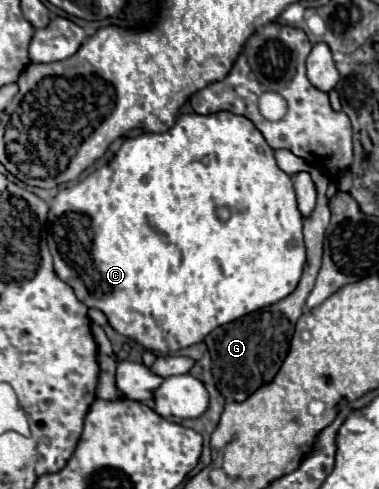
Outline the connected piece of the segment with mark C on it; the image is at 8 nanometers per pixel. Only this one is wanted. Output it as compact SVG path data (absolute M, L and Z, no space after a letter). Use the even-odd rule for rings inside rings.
M231 111L209 115L187 113L181 115L175 125L165 133L145 133L135 139L127 139L107 165L99 167L77 185L65 187L57 193L57 197L51 201L47 219L47 245L53 255L55 273L59 275L59 279L73 287L77 299L87 307L103 311L109 325L117 333L137 341L157 355L175 353L179 349L195 345L203 341L213 329L227 325L247 313L253 313L255 309L263 309L267 305L273 305L275 301L281 301L295 291L307 261L303 241L303 215L297 207L293 179L279 169L273 157L273 149L267 145L259 129L255 129L255 125L247 117L235 115Z

